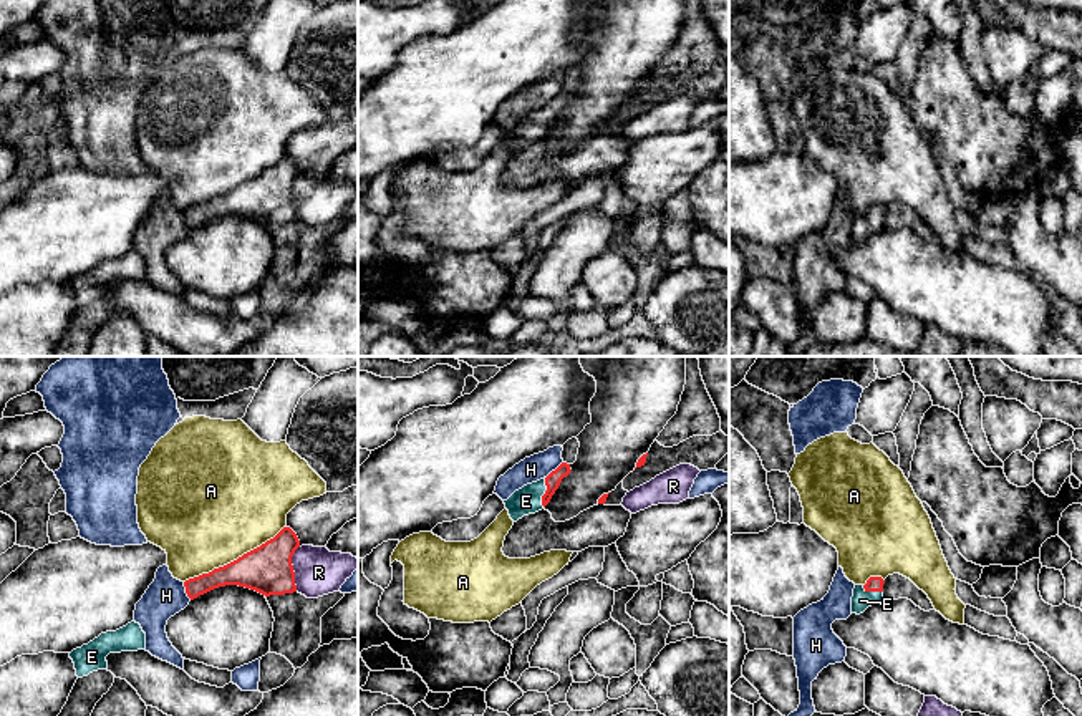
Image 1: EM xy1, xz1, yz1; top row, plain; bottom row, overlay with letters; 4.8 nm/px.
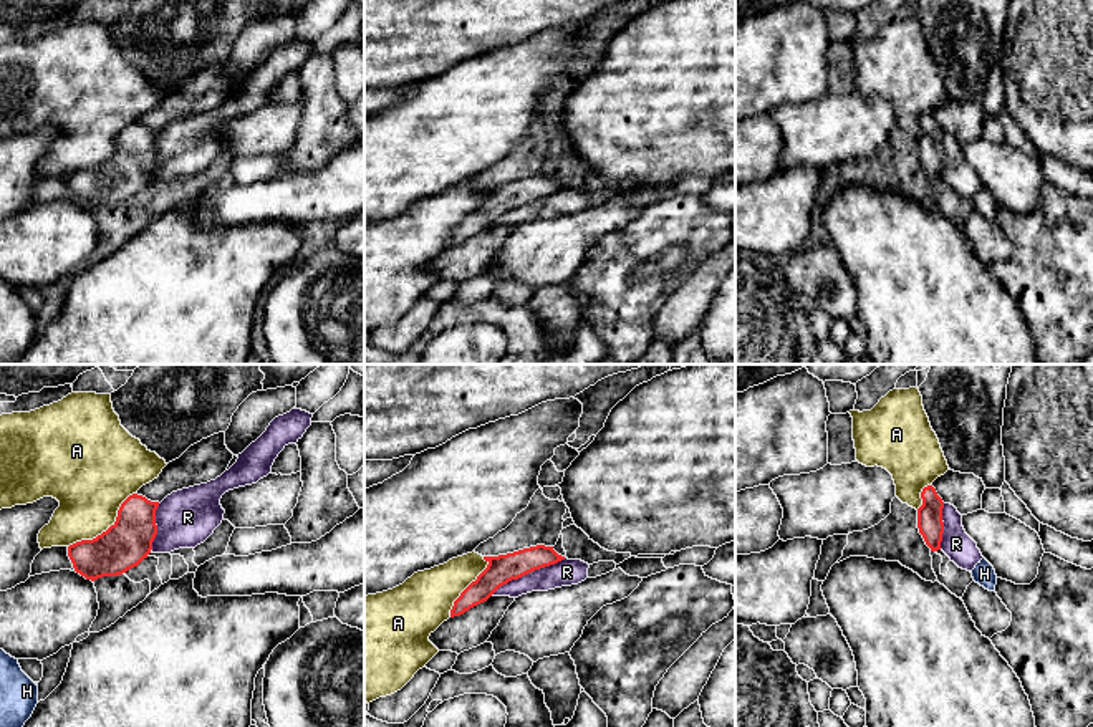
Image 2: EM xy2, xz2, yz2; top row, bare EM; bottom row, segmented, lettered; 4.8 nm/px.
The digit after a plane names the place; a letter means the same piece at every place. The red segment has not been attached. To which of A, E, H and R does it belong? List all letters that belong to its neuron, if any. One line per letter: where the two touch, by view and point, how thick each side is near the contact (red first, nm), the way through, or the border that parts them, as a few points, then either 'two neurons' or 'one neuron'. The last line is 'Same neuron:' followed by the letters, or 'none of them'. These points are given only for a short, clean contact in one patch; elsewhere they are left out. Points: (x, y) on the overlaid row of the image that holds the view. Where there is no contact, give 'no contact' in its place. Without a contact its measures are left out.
A: contact xy1 (234, 561); calibres 240 and 500 nm; two neurons
E: contact xz1 (545, 493); calibres 80 and 130 nm; way xz1 (552, 481), (545, 493), (526, 501); one neuron
H: contact xy1 (186, 590); calibres 110 and 190 nm; border xy1 (183, 582), (184, 592), (191, 599); two neurons
R: contact xz2 (527, 573); calibres 140 and 130 nm; two neurons
Same neuron: E

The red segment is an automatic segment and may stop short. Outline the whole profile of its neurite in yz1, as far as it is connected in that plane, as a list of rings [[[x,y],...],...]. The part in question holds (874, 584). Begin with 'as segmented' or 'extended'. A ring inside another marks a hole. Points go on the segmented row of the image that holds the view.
extended; [[[870,577],[865,585],[855,585],[852,597],[852,613],[863,613],[868,607],[877,605],[883,600],[882,577]]]

